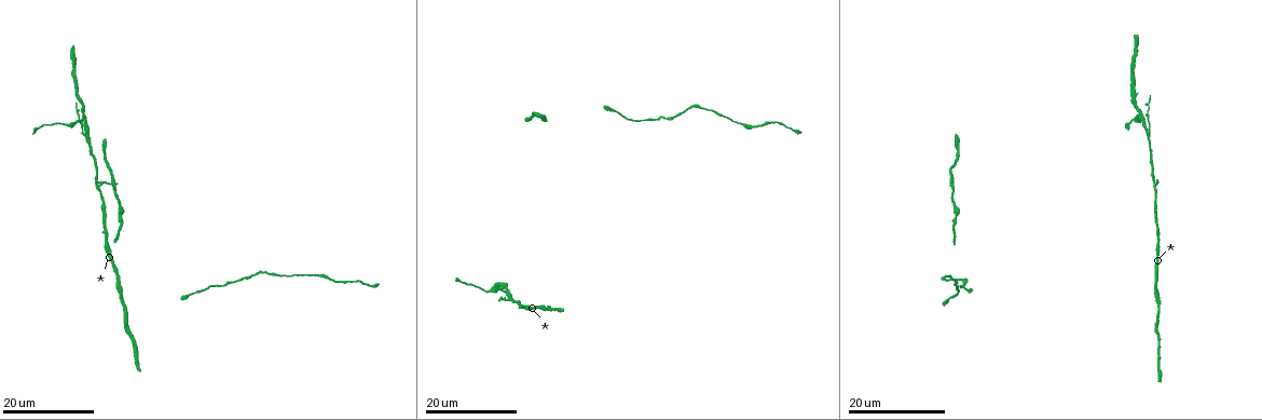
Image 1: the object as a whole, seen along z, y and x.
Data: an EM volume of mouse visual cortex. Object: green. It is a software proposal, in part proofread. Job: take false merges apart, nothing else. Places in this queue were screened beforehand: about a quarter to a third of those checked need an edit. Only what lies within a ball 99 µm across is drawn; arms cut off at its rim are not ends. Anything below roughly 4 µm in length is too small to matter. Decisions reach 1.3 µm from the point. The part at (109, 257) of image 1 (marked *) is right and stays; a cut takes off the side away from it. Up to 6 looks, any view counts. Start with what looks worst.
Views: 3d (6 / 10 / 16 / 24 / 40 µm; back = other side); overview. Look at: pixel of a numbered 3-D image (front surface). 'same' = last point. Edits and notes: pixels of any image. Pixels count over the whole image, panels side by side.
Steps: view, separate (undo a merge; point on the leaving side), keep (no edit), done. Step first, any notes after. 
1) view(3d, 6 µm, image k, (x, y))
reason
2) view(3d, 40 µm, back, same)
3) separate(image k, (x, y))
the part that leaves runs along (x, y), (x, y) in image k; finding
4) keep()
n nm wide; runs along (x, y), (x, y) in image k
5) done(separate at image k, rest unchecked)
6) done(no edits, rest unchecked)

view(3d, 16 µm, image 1, (507, 297))
three arms meet

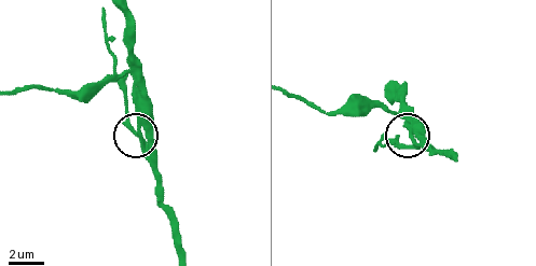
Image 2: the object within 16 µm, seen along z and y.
view(3d, 10 µm, image 2, (409, 137))

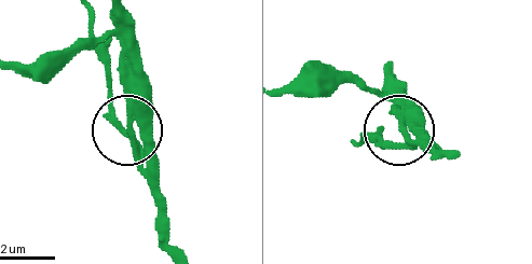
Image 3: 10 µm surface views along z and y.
separate(image 3, (117, 121))
the part that leaves runs along (139, 149), (116, 116), (91, 12) in image 3; two neurons meet here

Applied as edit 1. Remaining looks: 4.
view(overview)
see it whole again

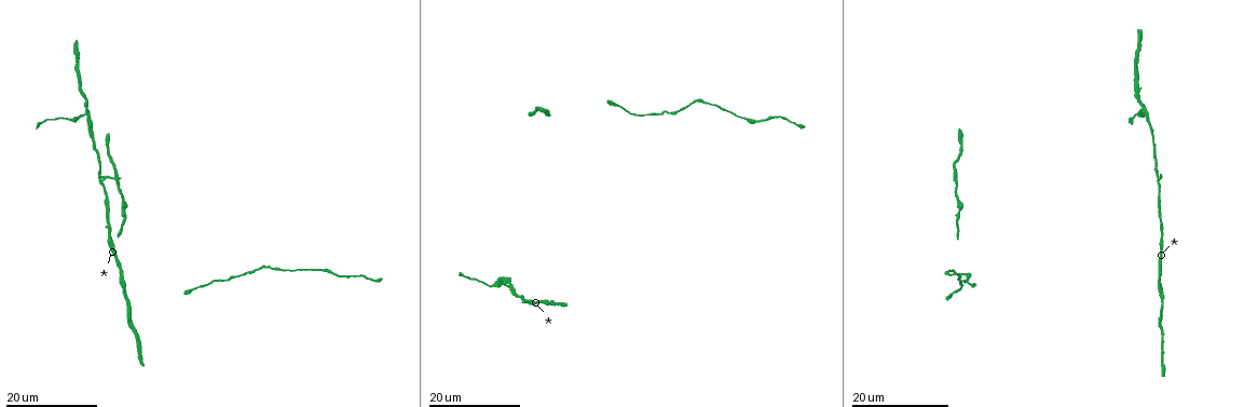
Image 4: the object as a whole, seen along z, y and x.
view(3d, 24 µm, image 4, (100, 182))
four-way junction

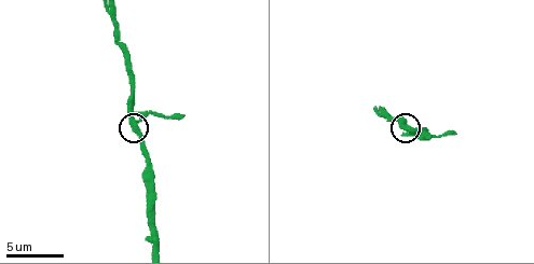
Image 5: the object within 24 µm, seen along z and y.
view(3d, 6 µm, image 5, (137, 120))
closer look

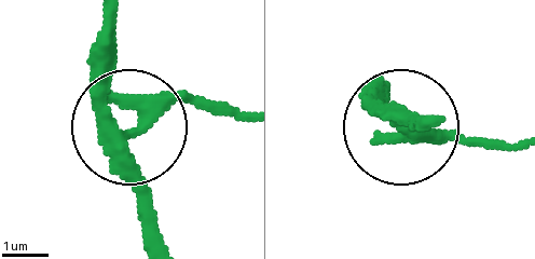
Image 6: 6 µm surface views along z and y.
separate(image 6, (167, 96))
side arm 5 µm; the part that leaves runs along (117, 134), (193, 99), (239, 107) in image 6; two neurons meet here

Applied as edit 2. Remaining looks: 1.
done(separate at image 3, separate at image 6, rest unchecked)

